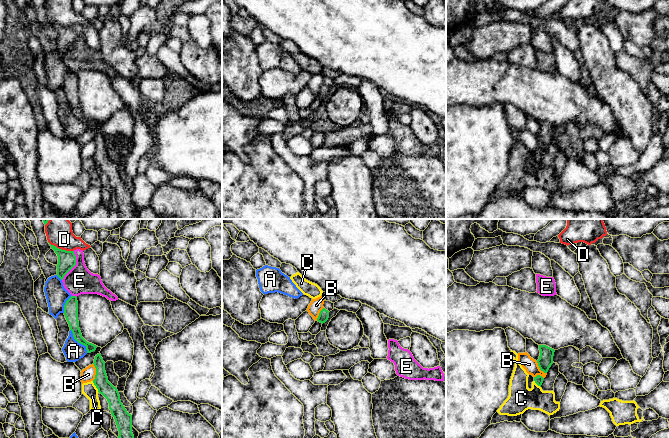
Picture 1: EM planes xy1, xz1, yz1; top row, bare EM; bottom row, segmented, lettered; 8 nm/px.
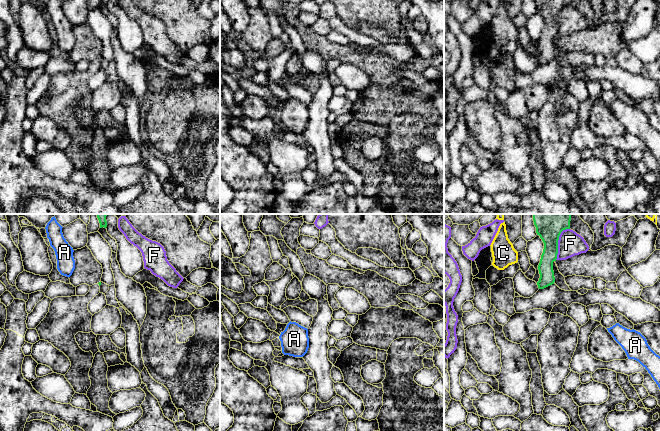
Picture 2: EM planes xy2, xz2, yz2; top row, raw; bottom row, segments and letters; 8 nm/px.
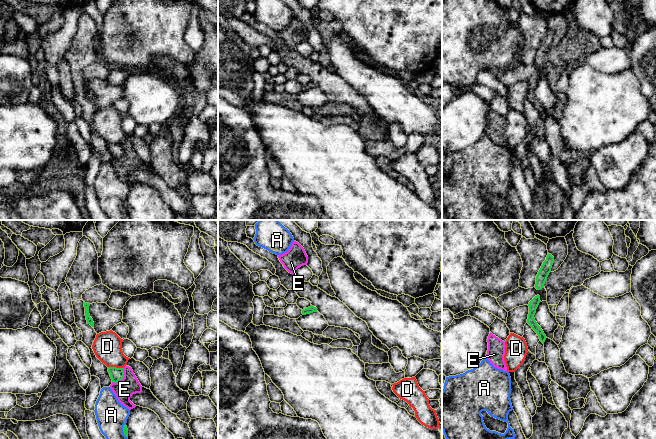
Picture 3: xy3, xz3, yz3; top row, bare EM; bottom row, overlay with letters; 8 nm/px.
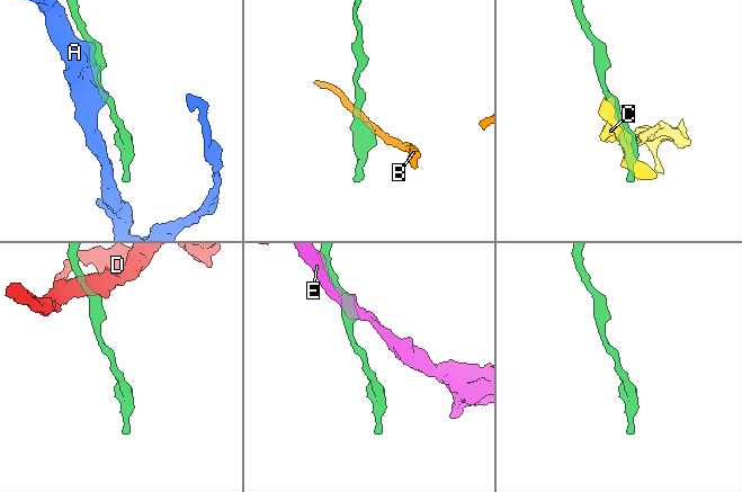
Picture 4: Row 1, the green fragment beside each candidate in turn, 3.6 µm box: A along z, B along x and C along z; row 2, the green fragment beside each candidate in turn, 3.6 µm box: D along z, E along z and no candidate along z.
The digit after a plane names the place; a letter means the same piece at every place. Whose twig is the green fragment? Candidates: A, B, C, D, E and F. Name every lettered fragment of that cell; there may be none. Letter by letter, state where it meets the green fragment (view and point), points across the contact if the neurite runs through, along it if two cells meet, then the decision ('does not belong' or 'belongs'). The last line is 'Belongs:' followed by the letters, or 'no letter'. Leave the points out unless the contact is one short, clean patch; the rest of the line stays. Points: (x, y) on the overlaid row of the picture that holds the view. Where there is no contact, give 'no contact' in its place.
A: contact xy1 (78, 342); does not belong
B: contact xy1 (96, 372); border xy1 (93, 363), (95, 377), (92, 380); does not belong
C: contact xy1 (95, 385); border xy1 (92, 381), (98, 391); does not belong
D: contact xy1 (61, 249); border xy1 (48, 241), (59, 248), (73, 251); does not belong
E: contact xy1 (74, 265); border xy1 (74, 251), (75, 265), (62, 280); does not belong
F: contact yz2 (557, 242); border yz2 (569, 228), (564, 229), (558, 238), (558, 253), (555, 259); does not belong
Belongs: no letter

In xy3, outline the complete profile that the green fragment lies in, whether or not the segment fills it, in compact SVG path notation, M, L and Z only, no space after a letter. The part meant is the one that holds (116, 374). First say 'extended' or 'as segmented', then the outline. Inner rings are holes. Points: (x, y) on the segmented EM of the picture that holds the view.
as segmented; M108 367L108 372L112 382L117 383L124 378L123 368Z

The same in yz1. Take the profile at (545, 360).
as segmented; M539 345L540 356L537 360L538 366L541 371L547 373L551 365L553 364L553 356L555 350L546 346L546 345Z

